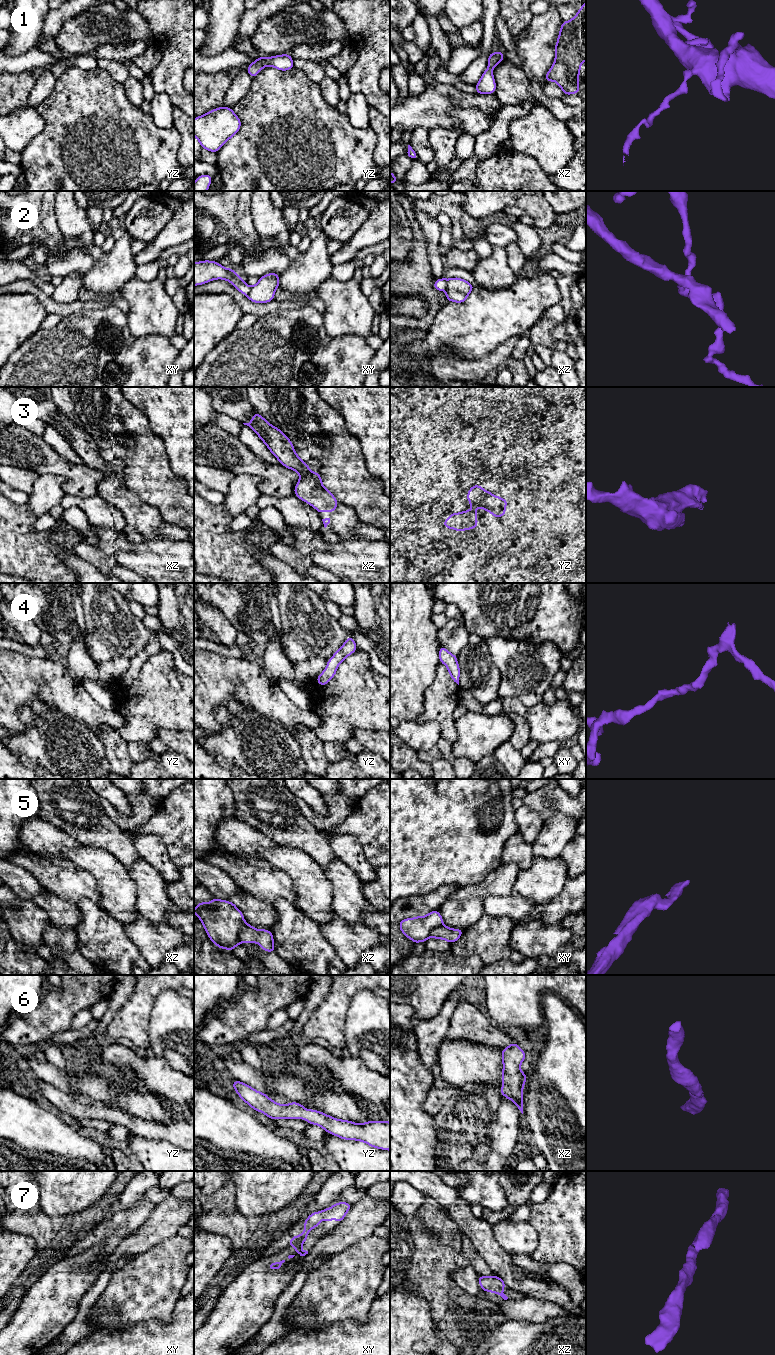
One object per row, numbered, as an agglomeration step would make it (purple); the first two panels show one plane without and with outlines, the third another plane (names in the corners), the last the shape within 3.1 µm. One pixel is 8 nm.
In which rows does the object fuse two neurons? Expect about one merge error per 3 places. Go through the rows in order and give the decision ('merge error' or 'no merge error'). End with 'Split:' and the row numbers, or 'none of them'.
1: no merge error
2: merge error
3: no merge error
4: no merge error
5: merge error
6: no merge error
7: no merge error
Split: 2, 5

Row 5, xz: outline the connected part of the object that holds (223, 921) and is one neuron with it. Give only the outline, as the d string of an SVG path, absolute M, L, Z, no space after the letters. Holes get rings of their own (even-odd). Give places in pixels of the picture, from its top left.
M213 898L209 903L198 903L194 914L198 915L208 937L217 947L232 952L240 944L239 933L245 920L234 902Z

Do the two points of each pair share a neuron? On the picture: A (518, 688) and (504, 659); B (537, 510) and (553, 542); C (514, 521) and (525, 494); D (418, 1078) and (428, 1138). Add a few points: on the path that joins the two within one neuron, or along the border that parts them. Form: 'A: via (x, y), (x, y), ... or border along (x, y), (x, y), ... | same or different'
A: via (518, 681), (518, 673), (511, 666) | same
B: via (543, 518), (545, 534) | same
C: via (515, 514), (520, 501) | same
D: via (416, 1093), (416, 1123) | same

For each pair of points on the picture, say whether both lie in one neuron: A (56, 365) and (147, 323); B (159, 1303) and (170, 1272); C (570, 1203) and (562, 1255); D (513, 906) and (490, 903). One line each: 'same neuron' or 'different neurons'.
A: different neurons
B: same neuron
C: same neuron
D: same neuron

